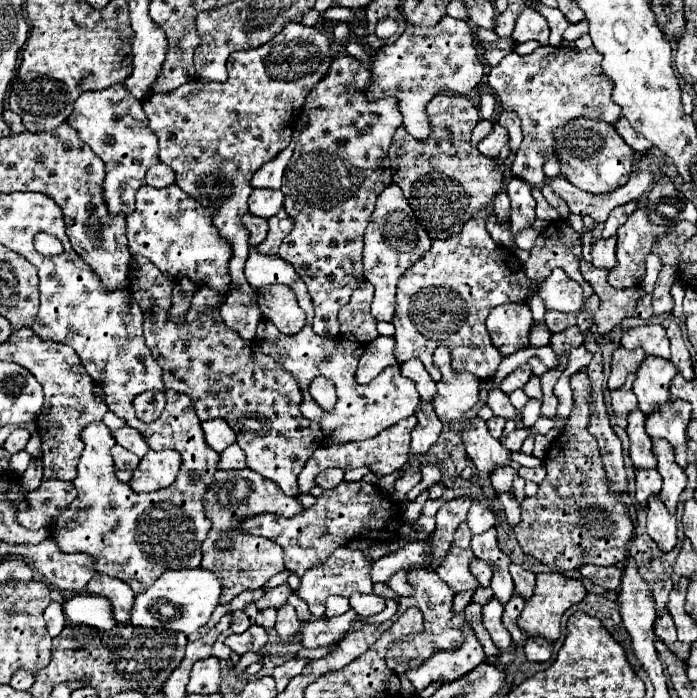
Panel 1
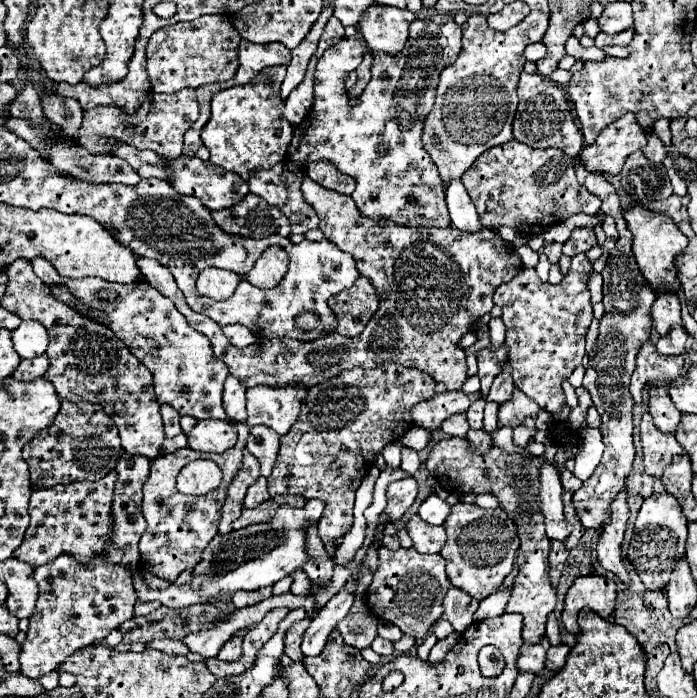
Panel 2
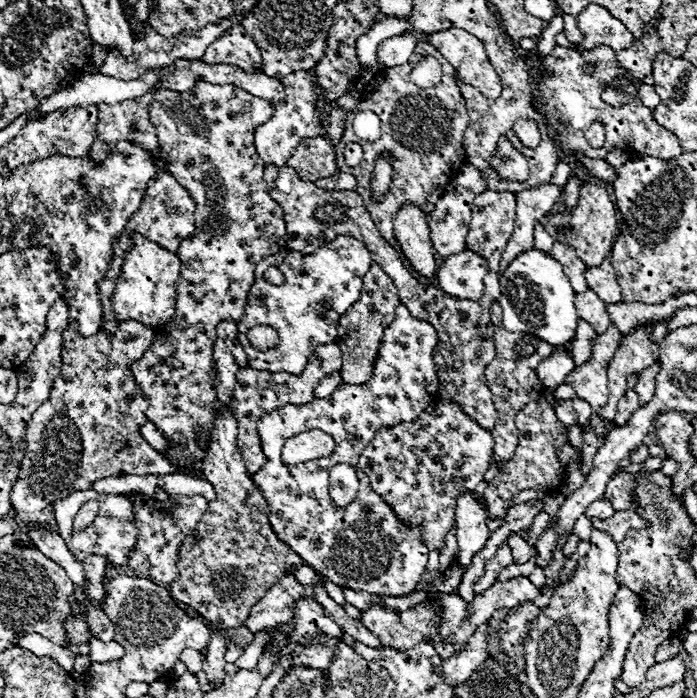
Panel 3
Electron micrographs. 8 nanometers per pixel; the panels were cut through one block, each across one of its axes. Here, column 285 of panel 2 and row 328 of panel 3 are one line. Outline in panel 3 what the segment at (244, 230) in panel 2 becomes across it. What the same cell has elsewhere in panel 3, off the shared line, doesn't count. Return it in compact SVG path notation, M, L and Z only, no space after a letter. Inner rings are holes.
M222 320L216 330L212 354L212 376L216 380L216 420L212 424L210 448L202 460L202 468L208 482L214 486L218 500L210 502L208 512L180 546L176 562L180 580L170 586L172 598L192 606L202 618L208 620L210 626L218 630L240 628L248 618L250 608L284 576L284 566L302 566L300 556L274 536L268 524L268 502L254 486L252 474L246 470L242 452L236 444L238 420L228 410L238 372L238 366L230 354L236 332L238 330L232 320Z

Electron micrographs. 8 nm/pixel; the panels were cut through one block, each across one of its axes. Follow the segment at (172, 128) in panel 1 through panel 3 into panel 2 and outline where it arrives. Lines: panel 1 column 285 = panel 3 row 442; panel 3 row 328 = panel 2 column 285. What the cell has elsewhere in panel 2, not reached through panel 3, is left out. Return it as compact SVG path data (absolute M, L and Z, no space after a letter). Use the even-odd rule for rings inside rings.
M284 66L262 70L252 82L220 90L212 98L212 116L202 130L202 142L210 150L210 162L248 180L252 168L278 164L292 140L292 124L284 118L280 84L286 76Z

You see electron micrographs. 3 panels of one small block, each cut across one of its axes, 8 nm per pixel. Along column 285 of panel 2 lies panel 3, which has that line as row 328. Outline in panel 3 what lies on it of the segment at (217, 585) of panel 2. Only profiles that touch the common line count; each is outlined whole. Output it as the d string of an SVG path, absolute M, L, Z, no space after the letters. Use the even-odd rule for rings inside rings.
M528 250L520 254L500 278L500 302L504 310L502 324L510 332L528 332L554 344L554 348L568 348L574 342L578 328L578 312L574 306L574 290L560 266L552 256L540 250Z

